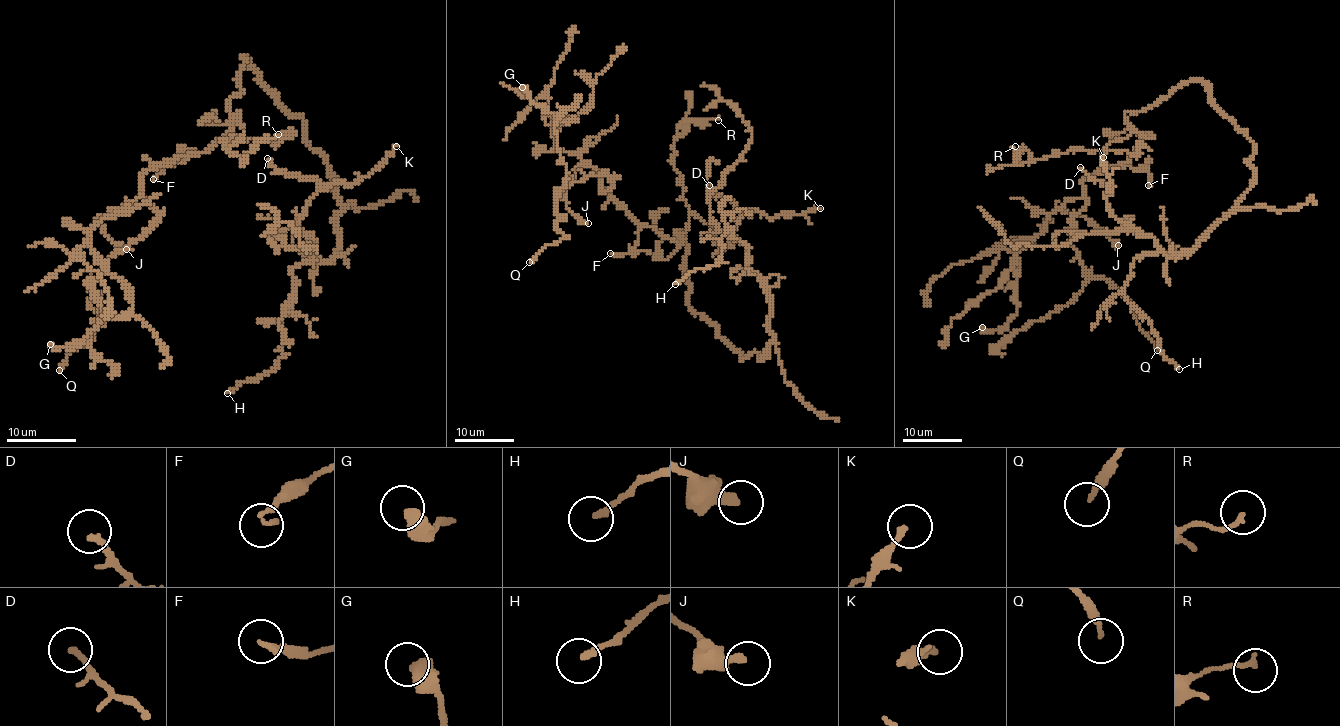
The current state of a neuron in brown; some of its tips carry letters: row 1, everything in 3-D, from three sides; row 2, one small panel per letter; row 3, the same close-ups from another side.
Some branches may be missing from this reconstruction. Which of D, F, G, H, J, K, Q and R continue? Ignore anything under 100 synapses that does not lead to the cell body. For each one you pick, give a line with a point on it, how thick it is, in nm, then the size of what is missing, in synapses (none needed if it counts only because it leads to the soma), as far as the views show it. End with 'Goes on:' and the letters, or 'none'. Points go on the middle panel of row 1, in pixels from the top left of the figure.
Goes on: none

